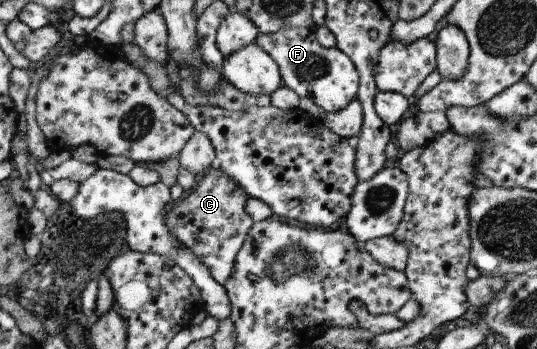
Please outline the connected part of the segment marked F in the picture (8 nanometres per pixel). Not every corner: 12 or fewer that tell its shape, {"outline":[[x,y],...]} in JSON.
{"outline":[[315,28],[260,33],[285,86],[327,113],[358,98],[361,74]]}

